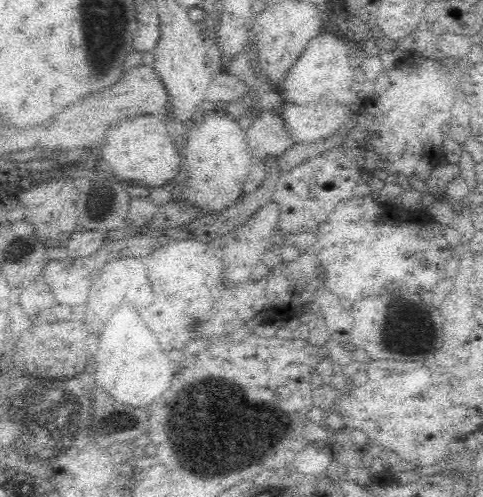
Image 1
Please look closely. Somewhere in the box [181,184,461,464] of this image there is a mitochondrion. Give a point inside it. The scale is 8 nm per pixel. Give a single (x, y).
(409, 332)

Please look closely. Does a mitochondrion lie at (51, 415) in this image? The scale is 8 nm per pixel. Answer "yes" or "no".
yes

